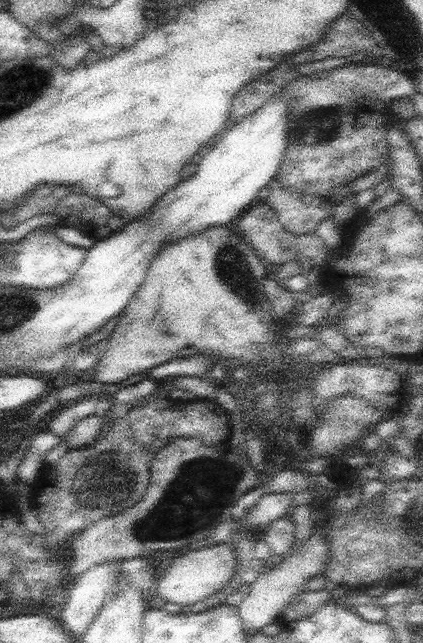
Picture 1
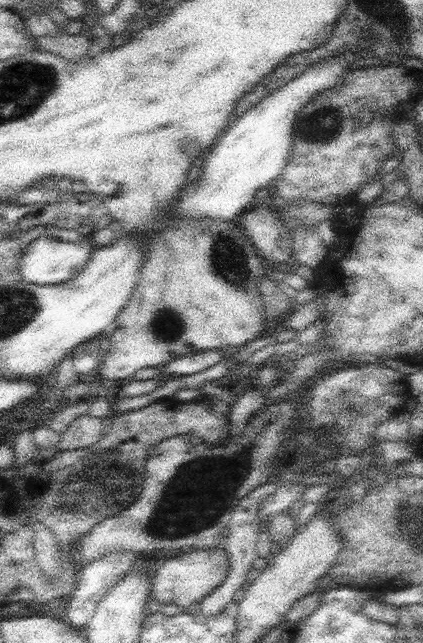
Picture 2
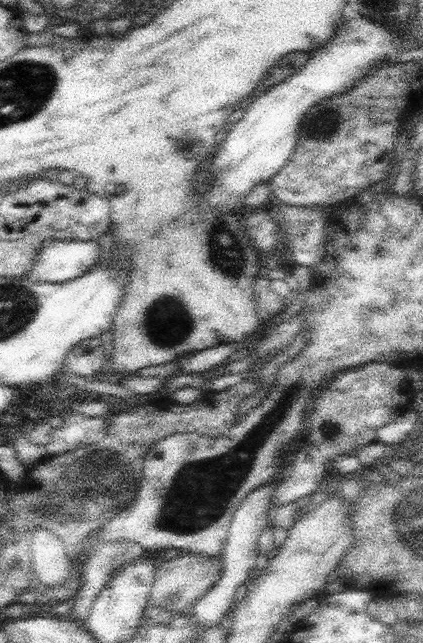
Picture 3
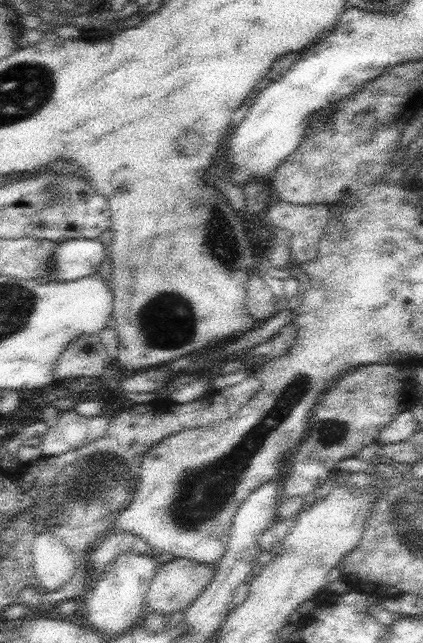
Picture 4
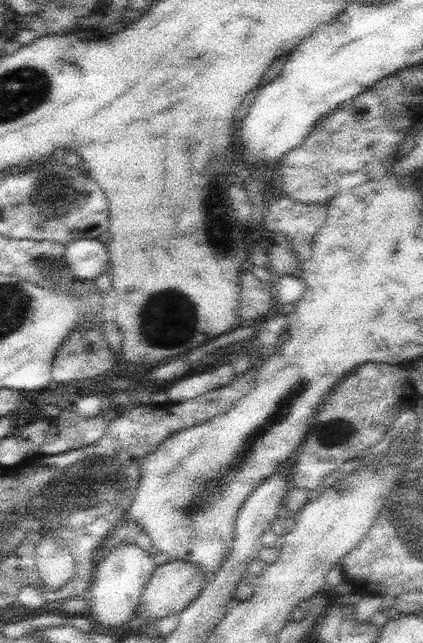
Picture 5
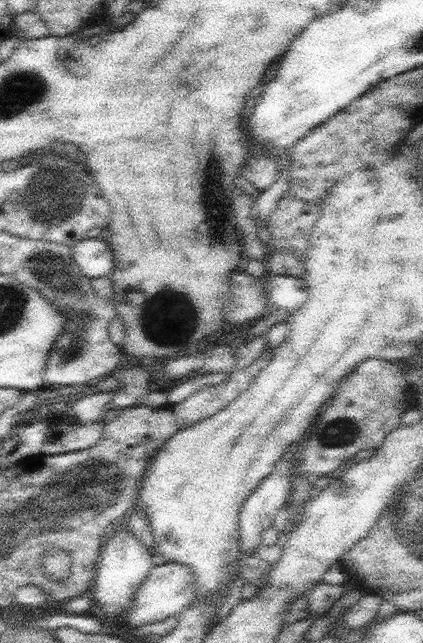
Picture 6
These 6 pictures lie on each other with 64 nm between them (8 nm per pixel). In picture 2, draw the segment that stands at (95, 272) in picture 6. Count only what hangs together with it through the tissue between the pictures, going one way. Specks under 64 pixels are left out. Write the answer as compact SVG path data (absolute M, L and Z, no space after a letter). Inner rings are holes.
M44 234L40 238L36 238L32 242L32 246L26 250L26 254L22 256L22 264L18 268L18 273L27 283L39 285L62 284L72 280L74 276L78 276L86 268L86 264L90 262L94 250L96 250L96 245L86 241L63 242Z

